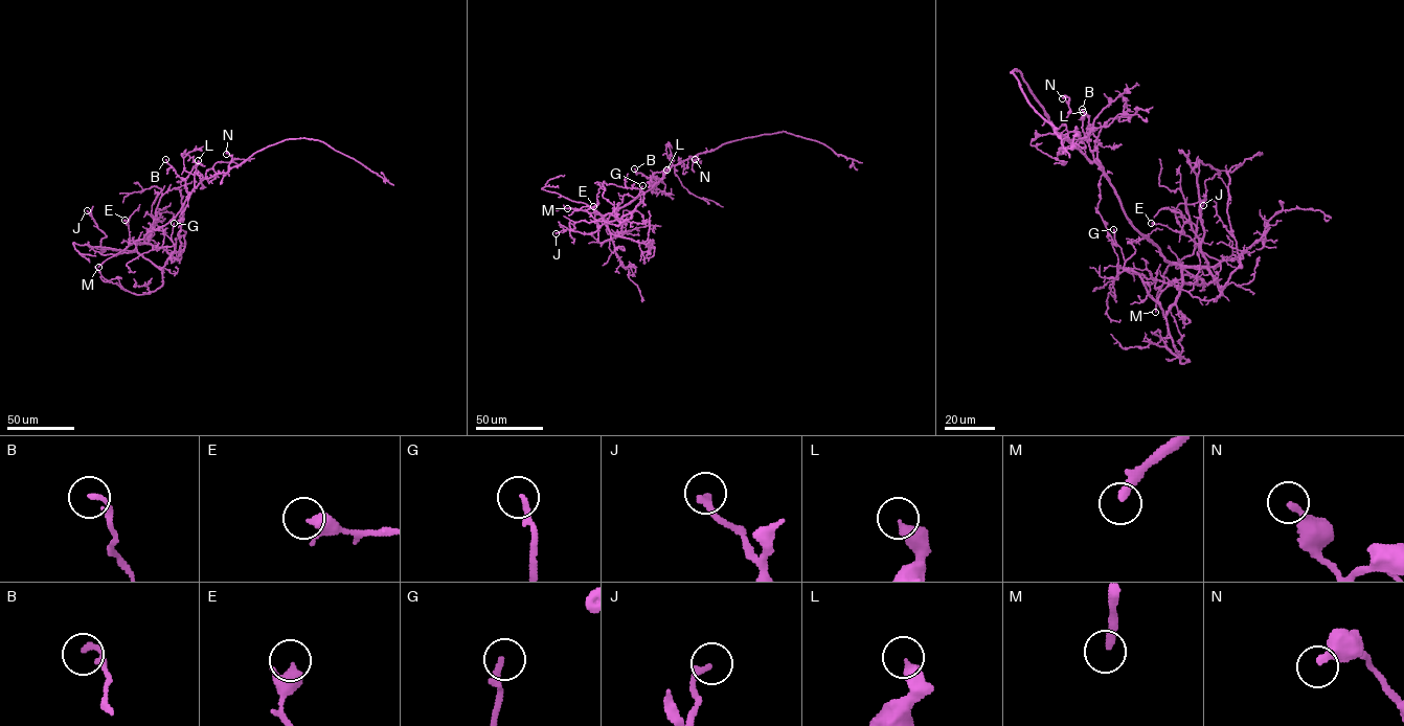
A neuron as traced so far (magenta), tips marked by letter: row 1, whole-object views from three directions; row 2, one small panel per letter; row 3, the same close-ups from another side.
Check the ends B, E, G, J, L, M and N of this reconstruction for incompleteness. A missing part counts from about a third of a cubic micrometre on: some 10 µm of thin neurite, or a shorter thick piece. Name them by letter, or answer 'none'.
M

